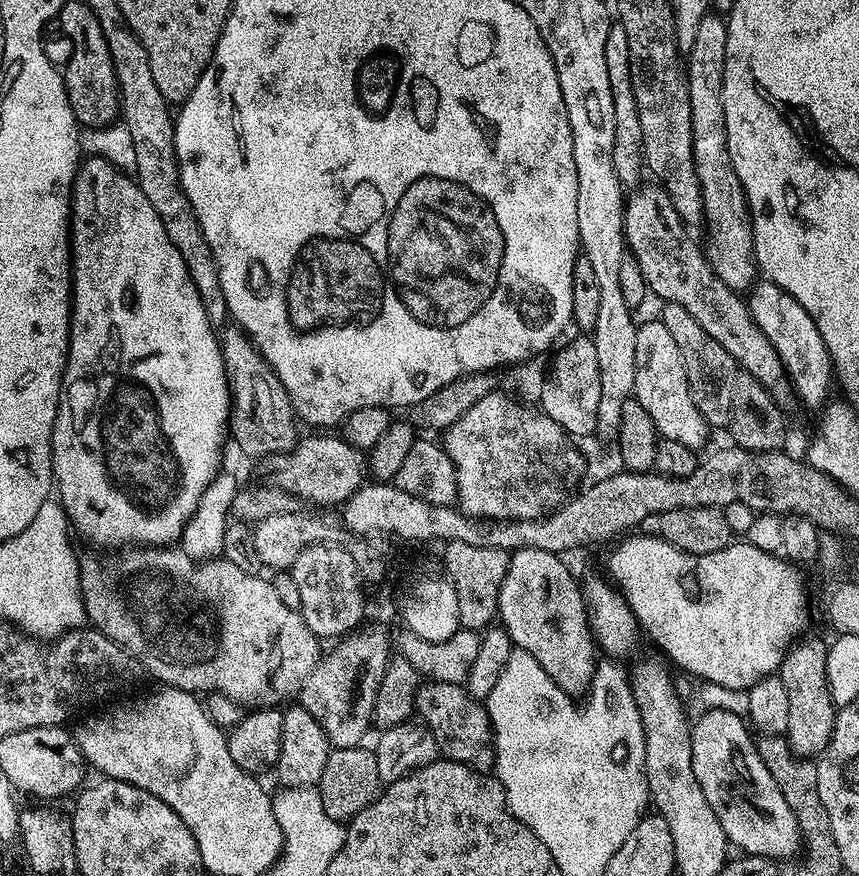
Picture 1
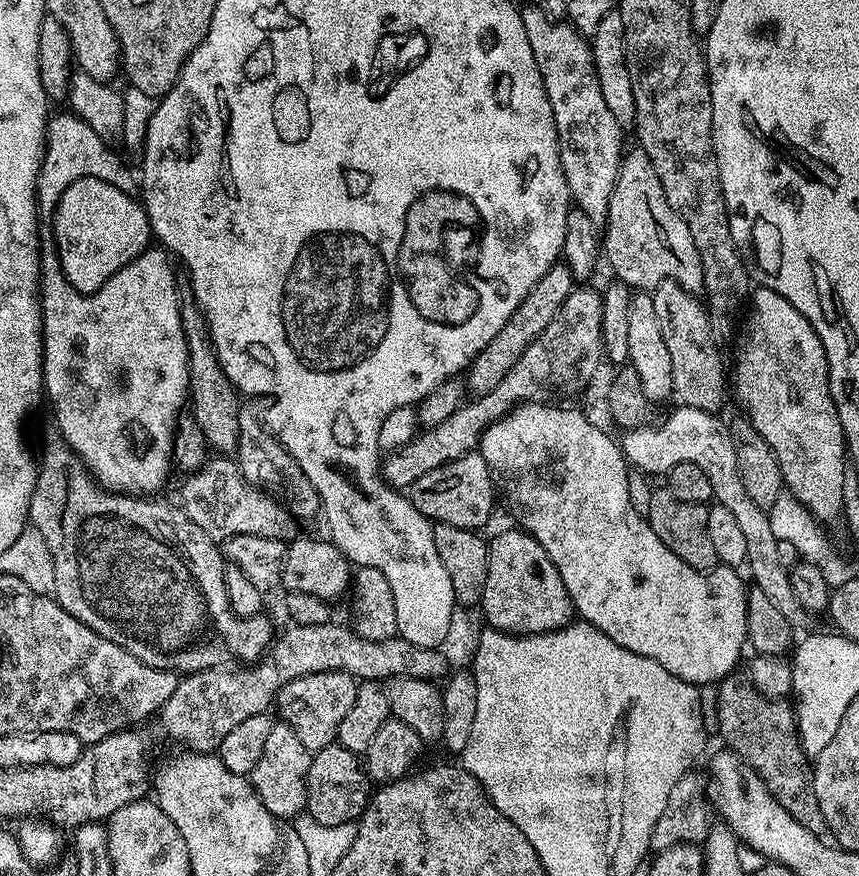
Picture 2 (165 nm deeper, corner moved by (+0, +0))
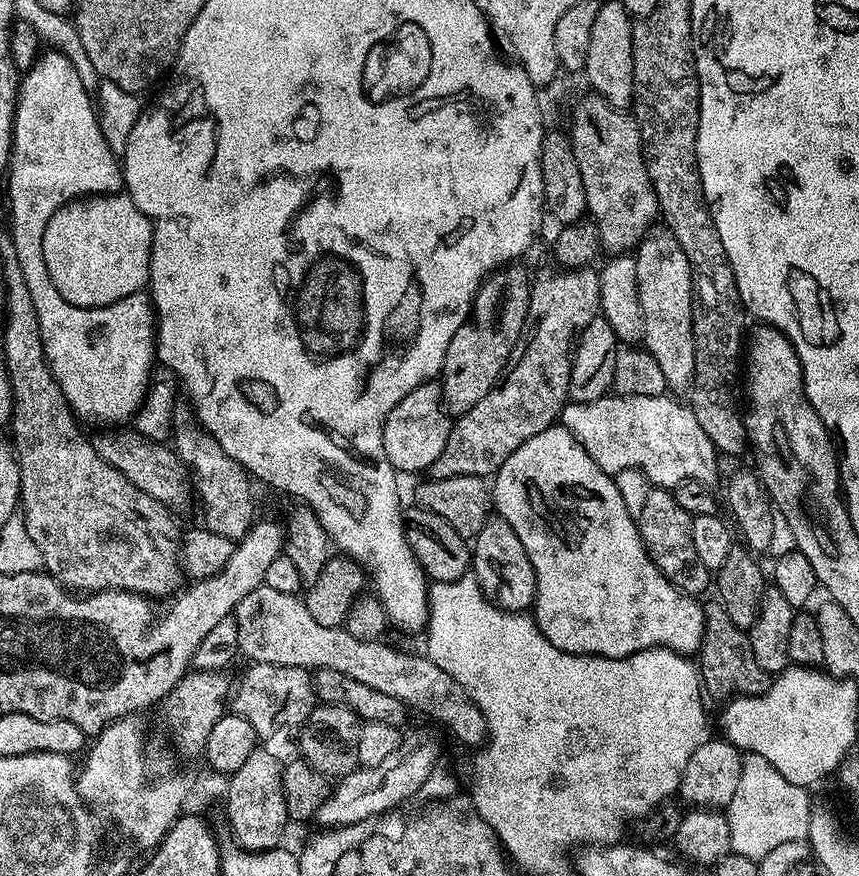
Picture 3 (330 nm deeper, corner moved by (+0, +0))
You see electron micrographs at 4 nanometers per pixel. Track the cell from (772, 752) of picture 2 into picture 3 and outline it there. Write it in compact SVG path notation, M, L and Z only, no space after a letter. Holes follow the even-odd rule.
M718 602L704 604L704 637L698 653L698 671L703 691L719 702L737 696L759 696L770 683L770 673L758 666L754 650L750 650L747 631L734 626L730 614Z

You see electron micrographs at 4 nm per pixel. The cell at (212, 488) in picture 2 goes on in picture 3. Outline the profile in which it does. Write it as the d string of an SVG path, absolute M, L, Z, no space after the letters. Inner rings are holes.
M112 426L91 437L94 450L99 456L110 462L110 466L114 466L114 470L118 470L130 482L134 482L138 490L150 494L150 498L162 502L169 510L186 507L188 499L193 499L194 485L188 467L180 461L176 449L159 440L146 438L135 430L120 431L124 430Z

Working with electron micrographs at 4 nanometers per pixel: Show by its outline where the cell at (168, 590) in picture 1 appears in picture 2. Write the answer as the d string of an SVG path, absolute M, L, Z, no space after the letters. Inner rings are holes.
M49 430L44 436L44 445L38 448L38 467L36 469L36 485L34 494L30 498L30 510L28 518L31 527L42 534L42 542L46 542L46 550L50 550L50 558L54 562L54 586L56 587L54 599L56 603L61 604L78 622L90 626L101 638L110 638L118 646L122 646L134 658L138 658L146 666L162 668L166 672L175 672L177 674L187 674L190 672L201 672L206 667L204 660L204 639L208 635L220 635L224 639L224 648L232 656L237 656L240 662L255 662L268 651L273 639L272 624L267 620L264 614L251 616L248 619L240 619L232 612L228 605L226 586L224 585L224 571L226 561L218 547L217 541L212 540L202 530L202 526L194 526L190 518L184 513L183 508L175 503L167 504L160 498L149 498L144 494L125 494L122 492L110 492L107 488L101 488L96 483L92 473L85 468L75 452L70 451L68 443L63 436L55 430Z

